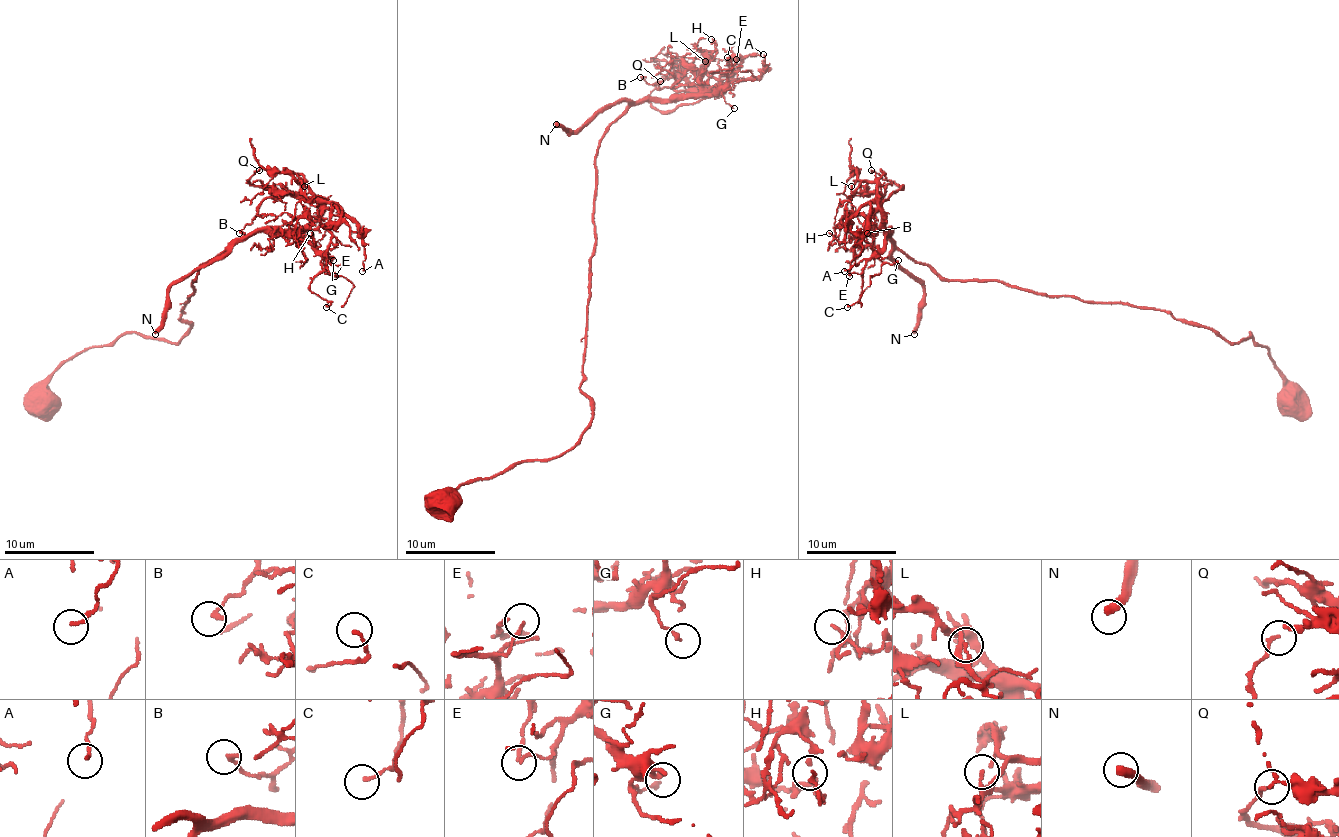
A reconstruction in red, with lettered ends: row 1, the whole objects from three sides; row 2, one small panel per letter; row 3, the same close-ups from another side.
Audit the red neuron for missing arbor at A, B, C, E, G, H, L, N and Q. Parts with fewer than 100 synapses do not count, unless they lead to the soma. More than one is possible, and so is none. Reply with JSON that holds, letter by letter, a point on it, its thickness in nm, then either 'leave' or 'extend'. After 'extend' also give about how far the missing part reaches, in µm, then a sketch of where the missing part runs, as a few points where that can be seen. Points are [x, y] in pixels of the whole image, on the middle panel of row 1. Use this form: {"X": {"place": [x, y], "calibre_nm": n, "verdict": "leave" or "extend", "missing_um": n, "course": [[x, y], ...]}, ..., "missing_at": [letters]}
{"A": {"place": [763, 54], "calibre_nm": 130, "verdict": "leave"}, "B": {"place": [640, 77], "calibre_nm": 170, "verdict": "leave"}, "C": {"place": [727, 57], "calibre_nm": 140, "verdict": "leave"}, "E": {"place": [736, 59], "calibre_nm": 90, "verdict": "leave"}, "G": {"place": [734, 108], "calibre_nm": 150, "verdict": "leave"}, "H": {"place": [711, 39], "calibre_nm": 110, "verdict": "leave"}, "L": {"place": [705, 61], "calibre_nm": 130, "verdict": "leave"}, "N": {"place": [556, 124], "calibre_nm": 360, "verdict": "extend", "missing_um": 25, "course": [[556, 124], [570, 124], [583, 135], [574, 153], [579, 182], [547, 191], [516, 178], [512, 169]]}, "Q": {"place": [660, 81], "calibre_nm": 160, "verdict": "leave"}, "missing_at": ["N"]}

